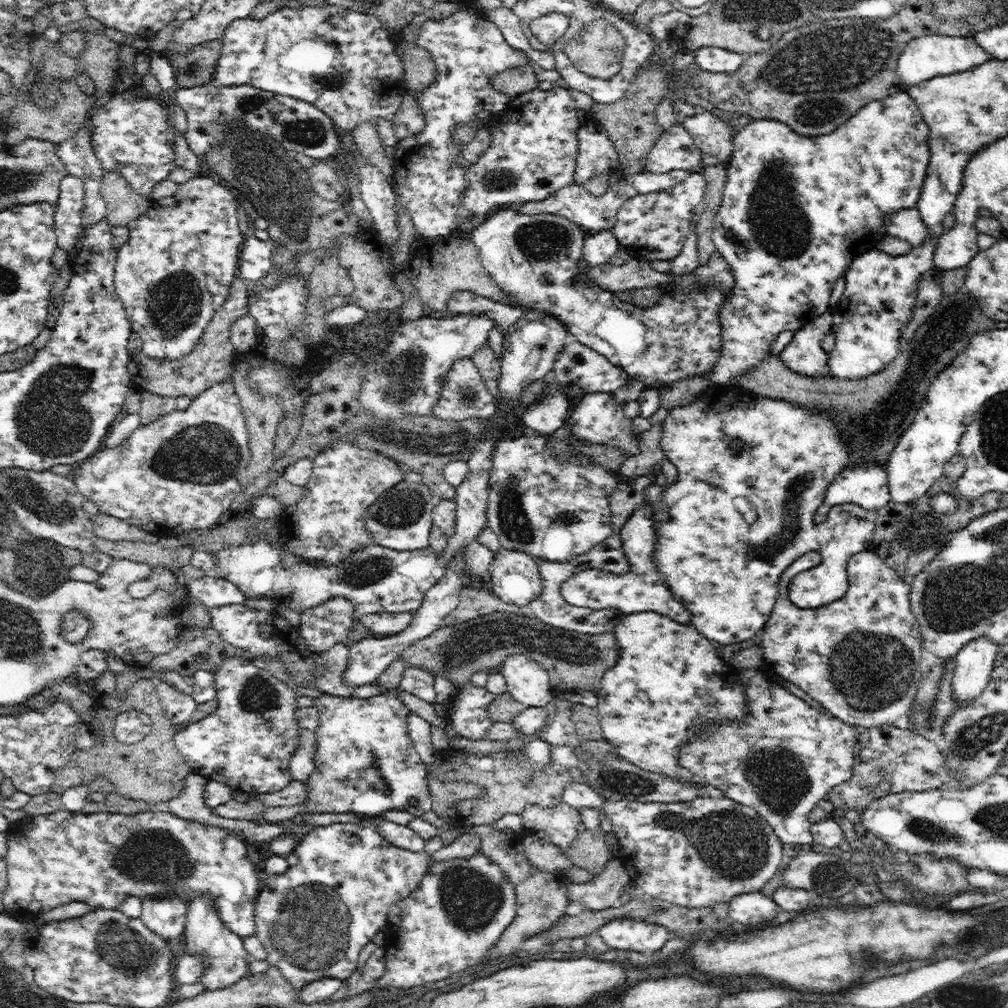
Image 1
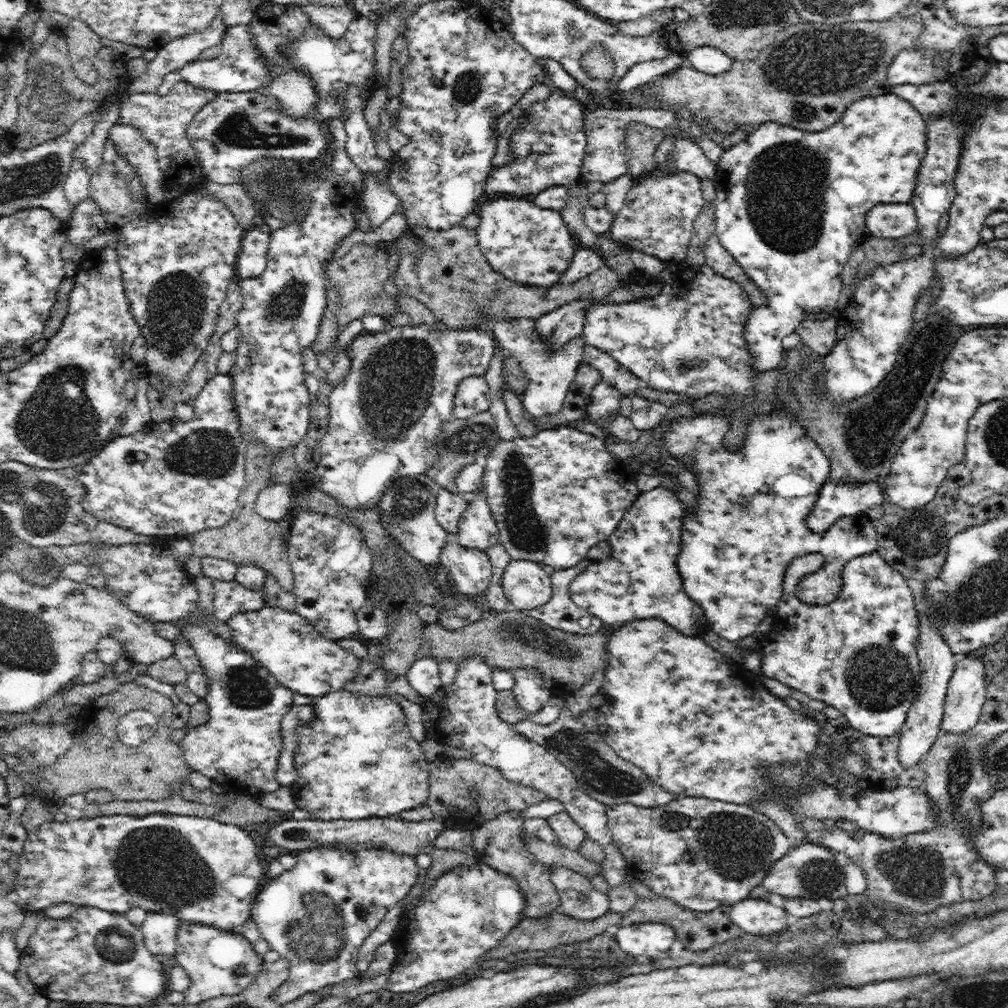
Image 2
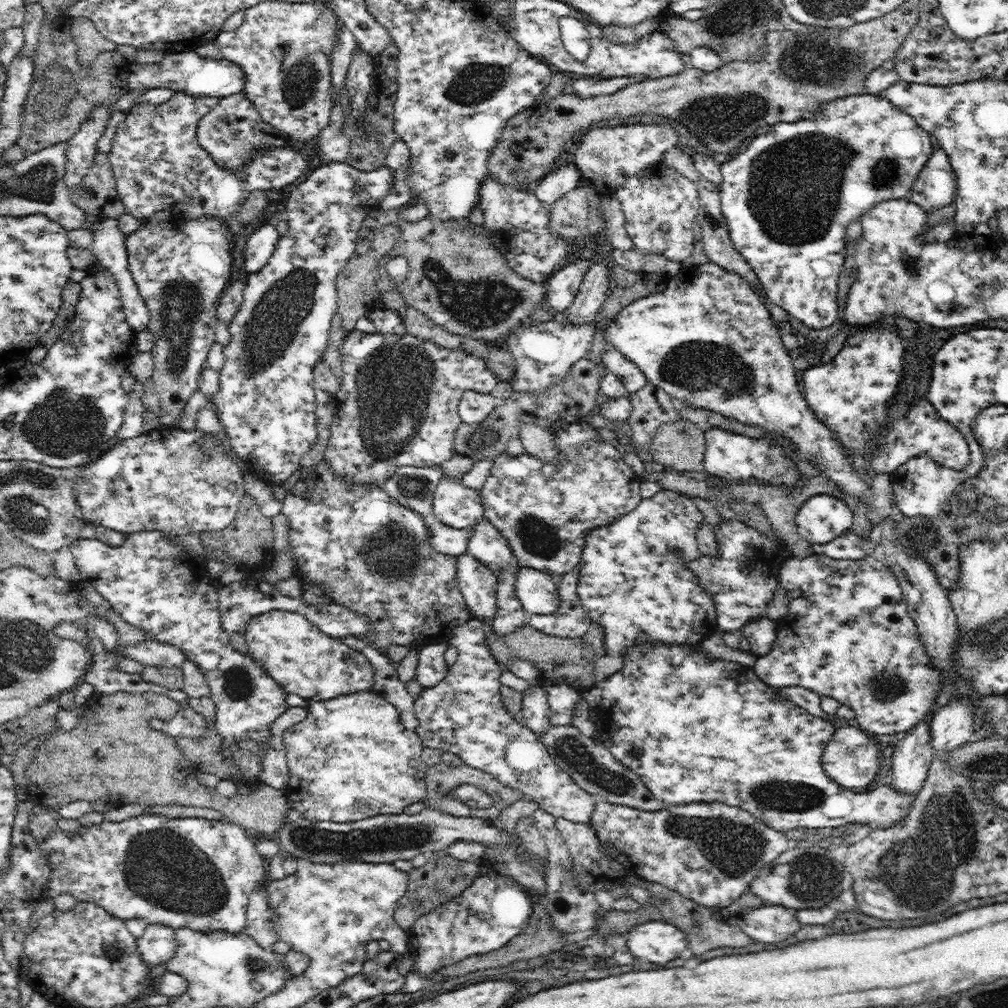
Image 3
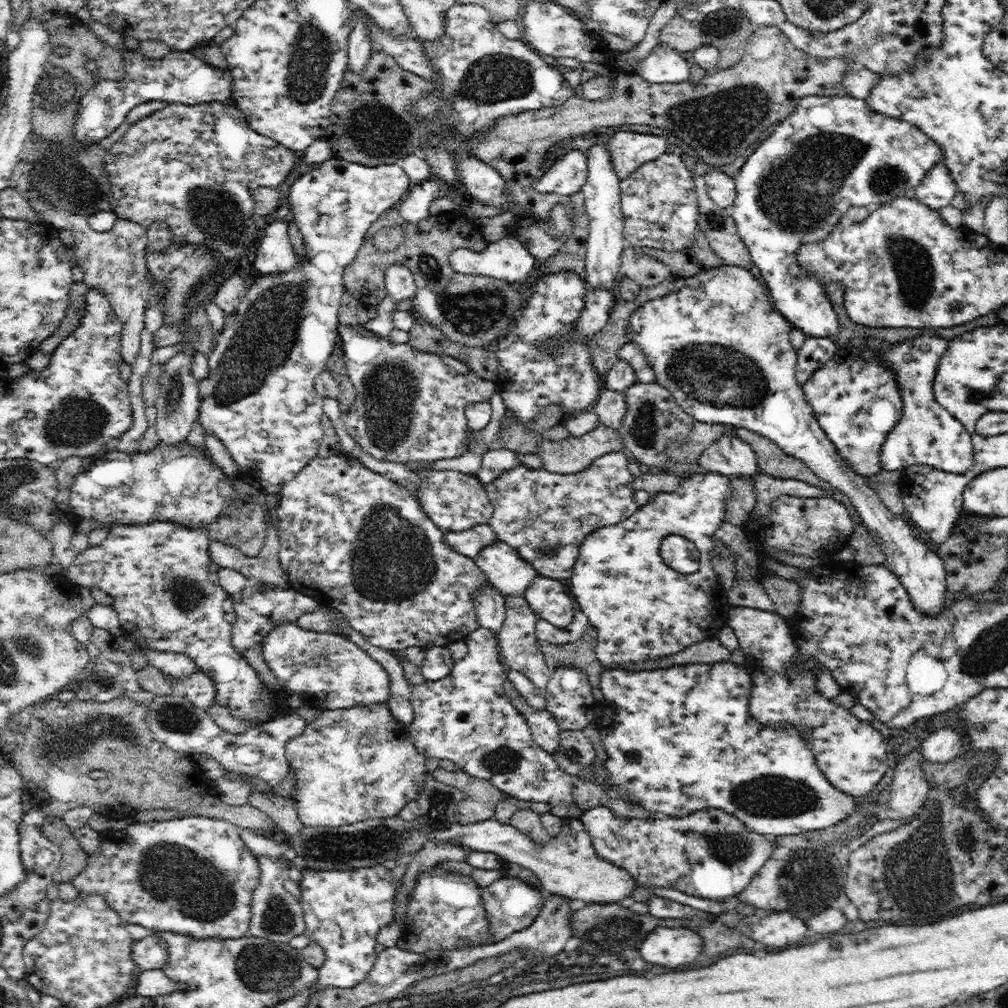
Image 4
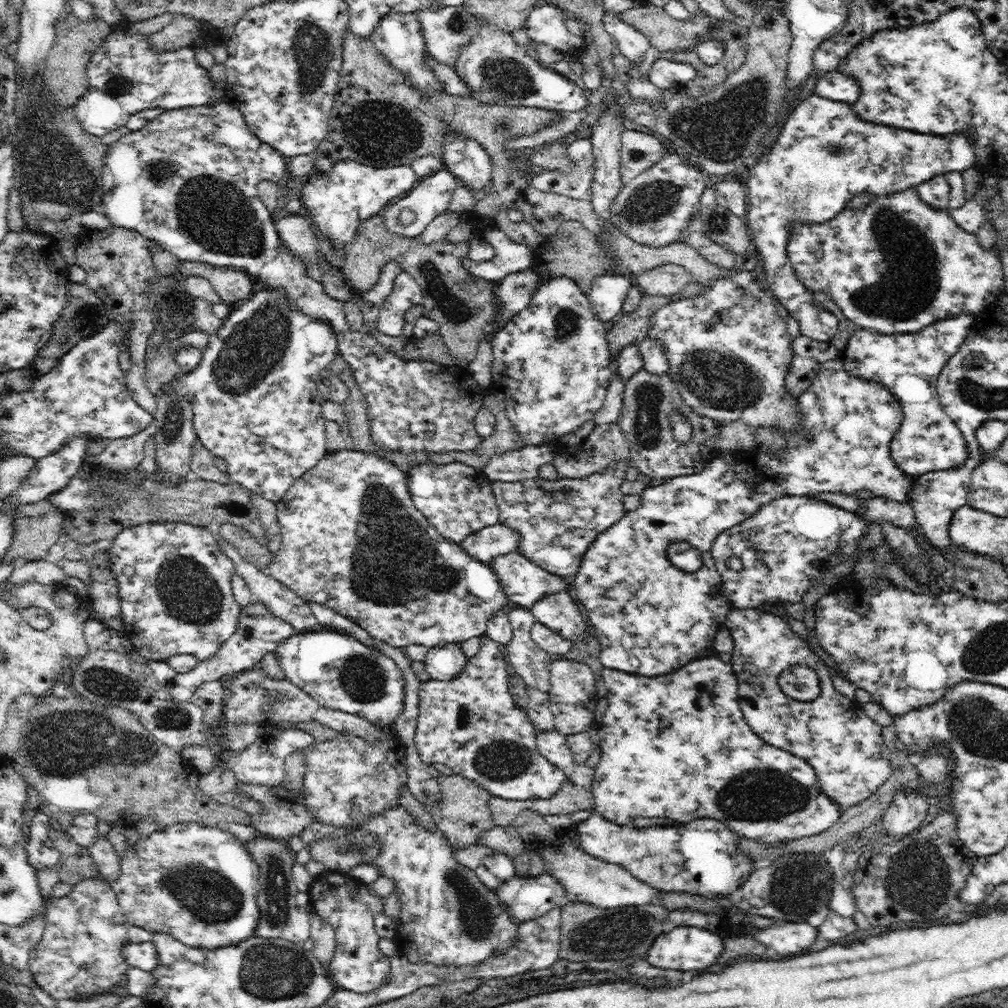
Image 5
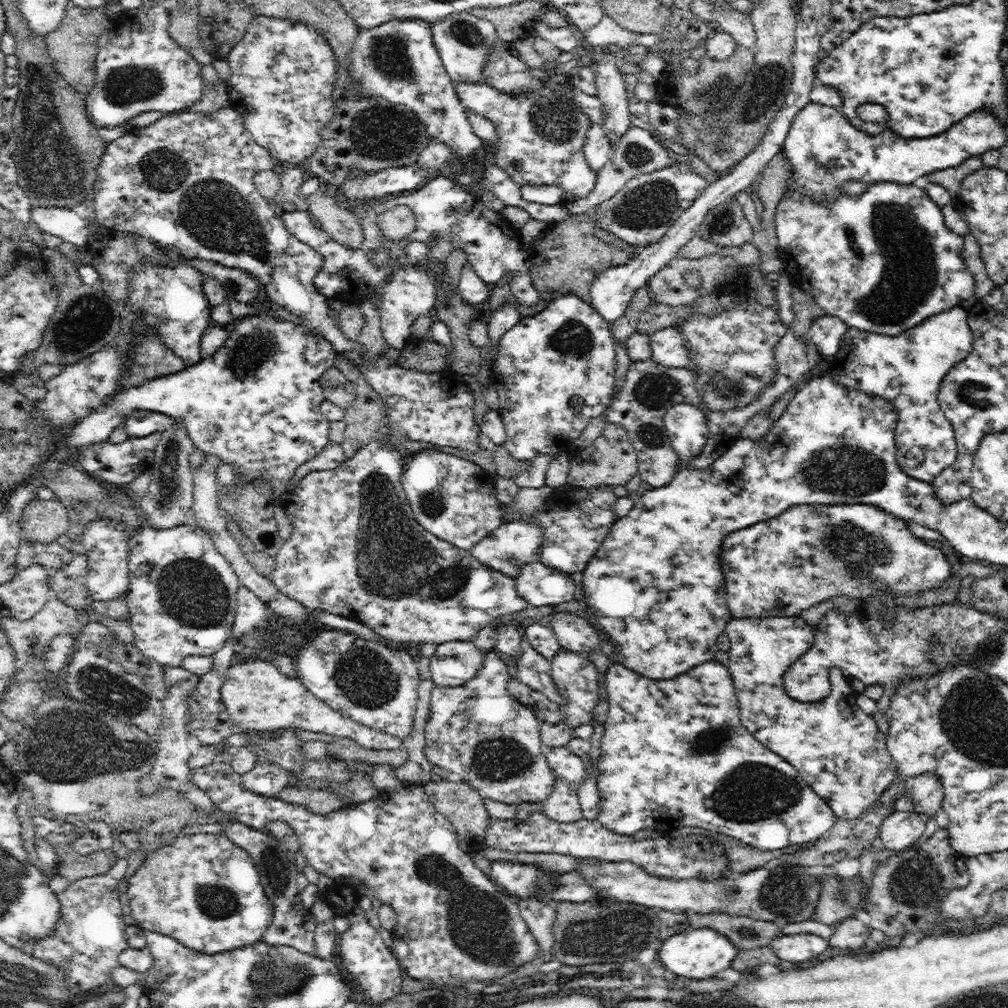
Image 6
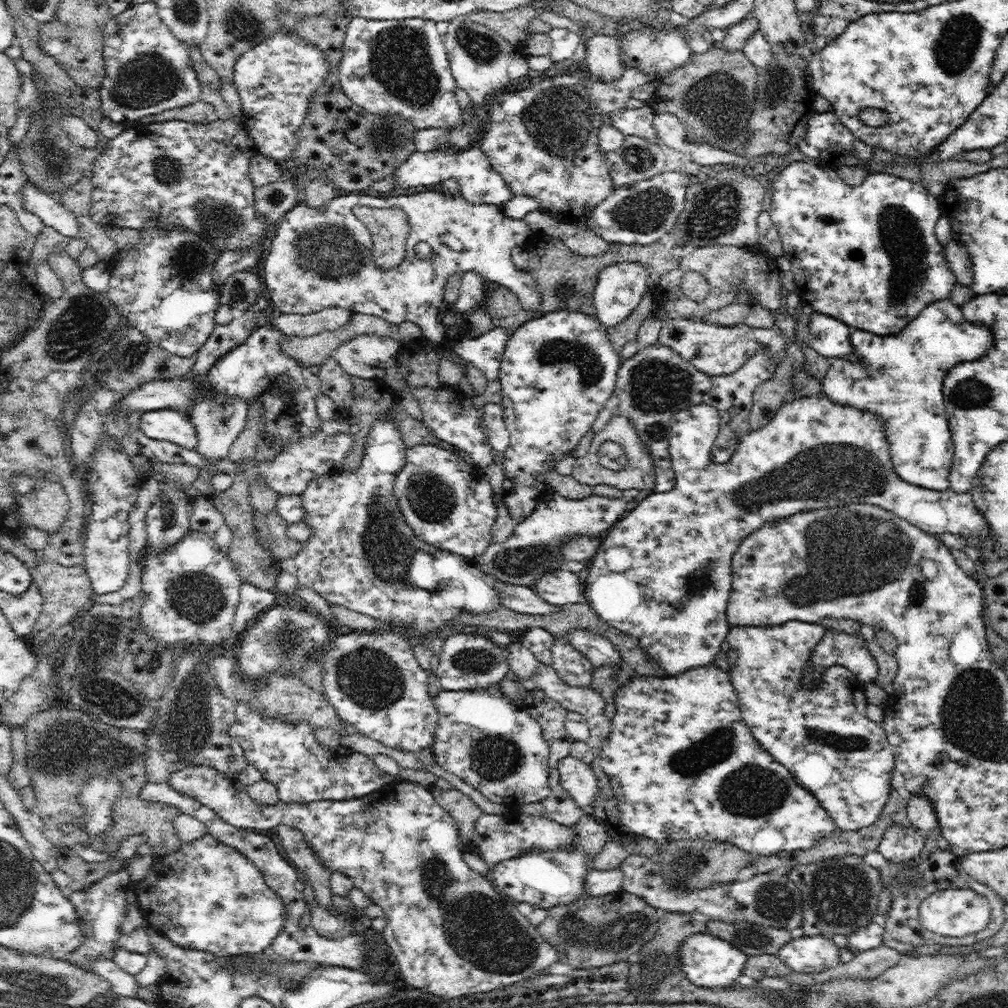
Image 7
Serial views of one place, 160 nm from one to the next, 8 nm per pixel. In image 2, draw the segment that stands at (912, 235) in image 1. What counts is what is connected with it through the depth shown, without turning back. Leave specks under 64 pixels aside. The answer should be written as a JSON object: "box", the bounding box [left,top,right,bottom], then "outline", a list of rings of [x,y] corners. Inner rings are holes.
{"box":[865,203,919,239],"outline":[[[878,203],[866,213],[865,225],[878,238],[898,239],[919,229],[914,206],[908,203]]]}

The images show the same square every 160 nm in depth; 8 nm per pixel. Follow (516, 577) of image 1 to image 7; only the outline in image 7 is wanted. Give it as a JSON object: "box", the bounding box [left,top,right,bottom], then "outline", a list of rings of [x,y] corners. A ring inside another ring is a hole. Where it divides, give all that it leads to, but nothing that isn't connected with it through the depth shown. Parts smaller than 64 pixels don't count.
{"box":[566,630,622,667],"outline":[[[572,630],[566,634],[566,639],[572,646],[582,653],[594,666],[610,665],[618,667],[622,660],[622,655],[616,647],[601,634],[591,630]]]}

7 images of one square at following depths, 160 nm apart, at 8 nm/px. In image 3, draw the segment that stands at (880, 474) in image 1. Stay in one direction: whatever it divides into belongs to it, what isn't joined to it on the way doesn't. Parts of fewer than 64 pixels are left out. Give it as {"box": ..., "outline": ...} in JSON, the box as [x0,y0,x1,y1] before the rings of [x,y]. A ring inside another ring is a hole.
{"box":[796,494,853,545],"outline":[[[816,494],[796,514],[797,531],[811,545],[827,544],[849,530],[853,513],[846,502],[830,494]]]}

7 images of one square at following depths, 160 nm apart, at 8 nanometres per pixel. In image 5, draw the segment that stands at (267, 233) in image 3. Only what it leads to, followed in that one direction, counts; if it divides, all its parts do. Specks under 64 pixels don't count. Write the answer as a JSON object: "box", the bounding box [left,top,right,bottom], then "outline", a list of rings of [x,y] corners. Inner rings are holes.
{"box":[275,213,322,283],"outline":[[[290,213],[275,223],[278,237],[282,245],[292,253],[302,257],[306,263],[308,276],[317,282],[322,283],[322,270],[318,263],[318,239],[315,233],[310,229],[310,221],[305,214]]]}

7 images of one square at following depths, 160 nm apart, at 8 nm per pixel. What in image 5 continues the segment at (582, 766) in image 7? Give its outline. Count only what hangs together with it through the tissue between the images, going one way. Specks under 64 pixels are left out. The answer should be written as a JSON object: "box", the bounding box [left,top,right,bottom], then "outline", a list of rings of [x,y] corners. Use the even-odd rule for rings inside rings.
{"box":[536,728,576,771],"outline":[[[536,728],[536,744],[540,755],[545,757],[550,763],[562,770],[569,771],[576,763],[570,747],[566,742],[566,737],[556,729],[542,732]]]}

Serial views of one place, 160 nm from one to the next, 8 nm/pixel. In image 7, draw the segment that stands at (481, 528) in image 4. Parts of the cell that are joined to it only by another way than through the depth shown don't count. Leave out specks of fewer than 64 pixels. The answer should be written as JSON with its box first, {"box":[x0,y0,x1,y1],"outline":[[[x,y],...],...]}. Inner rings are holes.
{"box":[477,488,627,586],"outline":[[[548,488],[537,501],[534,513],[520,521],[506,543],[492,543],[477,559],[482,572],[492,578],[517,584],[518,586],[534,586],[542,574],[562,569],[564,558],[562,548],[572,536],[603,536],[616,525],[623,514],[627,513],[627,503],[624,498],[606,498],[593,494],[582,500],[568,500],[554,490]]]}

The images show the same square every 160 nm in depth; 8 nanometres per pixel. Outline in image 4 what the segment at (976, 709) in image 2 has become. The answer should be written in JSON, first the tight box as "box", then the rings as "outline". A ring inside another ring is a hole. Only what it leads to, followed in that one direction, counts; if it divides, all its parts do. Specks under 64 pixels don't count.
{"box":[921,728,962,764],"outline":[[[940,728],[929,734],[921,744],[924,762],[938,762],[946,764],[961,755],[962,739],[950,729]]]}

